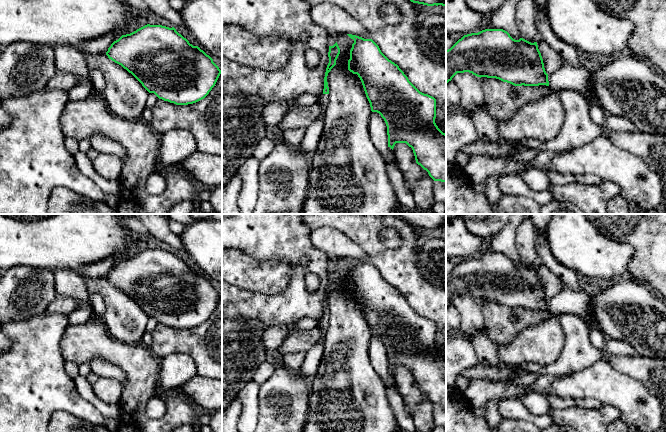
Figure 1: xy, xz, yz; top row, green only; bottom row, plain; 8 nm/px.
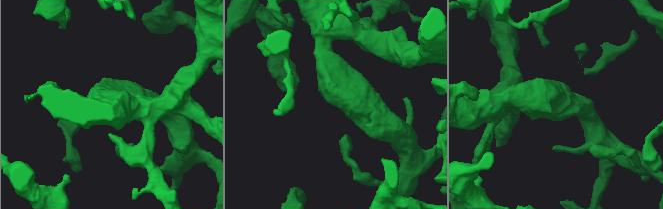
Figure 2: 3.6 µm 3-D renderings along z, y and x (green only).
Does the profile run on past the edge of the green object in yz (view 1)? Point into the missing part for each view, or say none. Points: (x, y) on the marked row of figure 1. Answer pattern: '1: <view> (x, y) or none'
1: yz (568, 77)

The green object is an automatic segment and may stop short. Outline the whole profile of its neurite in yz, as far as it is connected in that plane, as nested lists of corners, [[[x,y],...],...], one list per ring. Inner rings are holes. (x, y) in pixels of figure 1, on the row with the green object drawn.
[[[485,29],[464,35],[446,50],[446,84],[457,73],[496,78],[514,86],[546,85],[551,91],[573,89],[585,98],[591,87],[591,71],[564,65],[548,75],[537,42],[513,39],[503,29]]]

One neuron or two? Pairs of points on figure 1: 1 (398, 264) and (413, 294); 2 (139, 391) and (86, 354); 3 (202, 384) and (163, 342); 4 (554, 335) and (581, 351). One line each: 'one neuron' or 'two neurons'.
1: one neuron
2: one neuron
3: two neurons
4: two neurons

